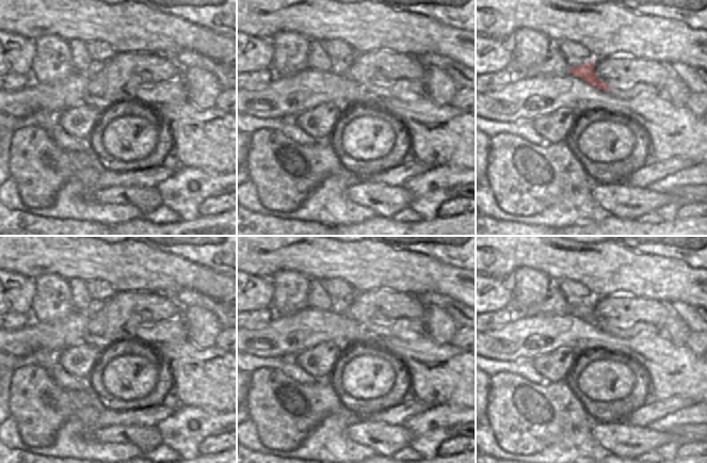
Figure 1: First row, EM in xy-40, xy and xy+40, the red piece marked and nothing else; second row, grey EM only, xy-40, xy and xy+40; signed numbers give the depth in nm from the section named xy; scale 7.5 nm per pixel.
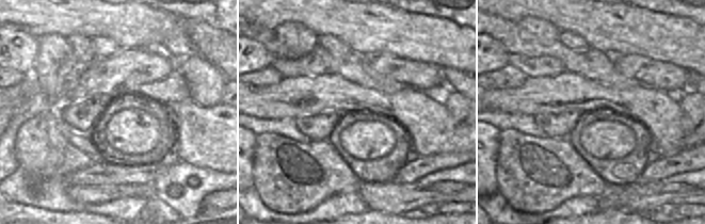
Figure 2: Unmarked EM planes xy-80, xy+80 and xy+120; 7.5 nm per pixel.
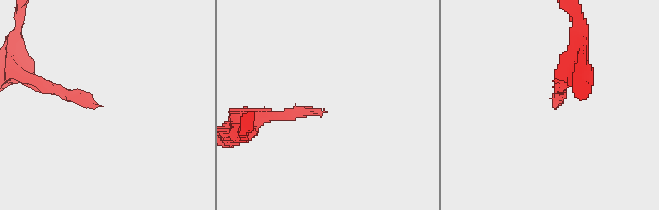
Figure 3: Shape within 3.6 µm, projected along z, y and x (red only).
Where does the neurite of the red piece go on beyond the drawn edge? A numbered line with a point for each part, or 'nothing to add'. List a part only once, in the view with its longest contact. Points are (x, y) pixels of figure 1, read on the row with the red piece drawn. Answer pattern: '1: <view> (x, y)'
1: xy+40 (638, 90)

